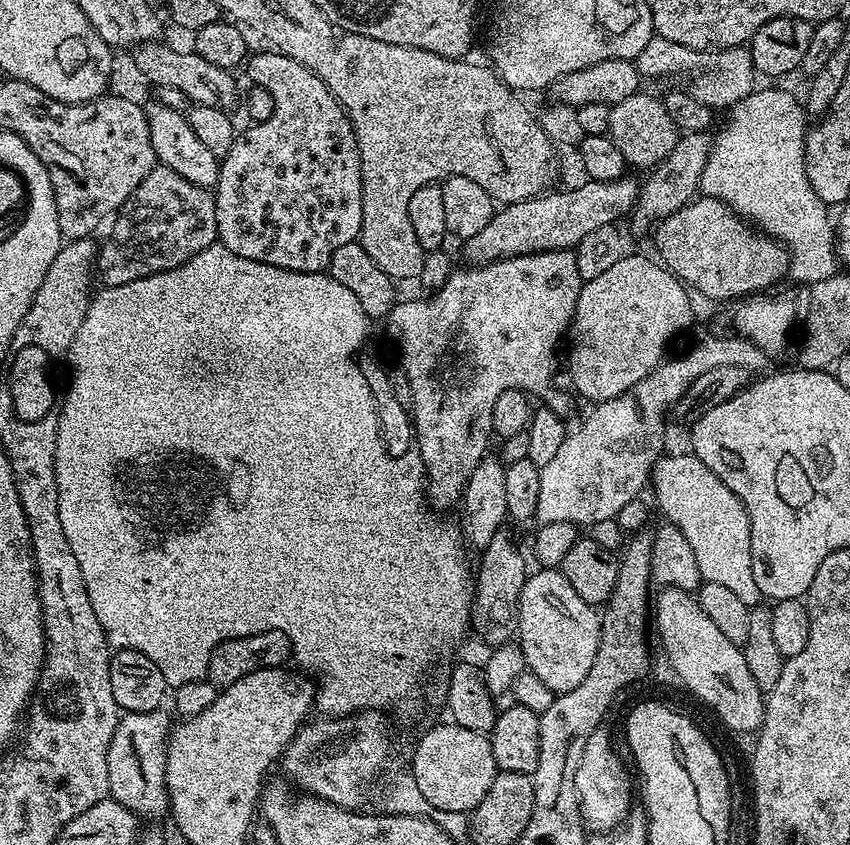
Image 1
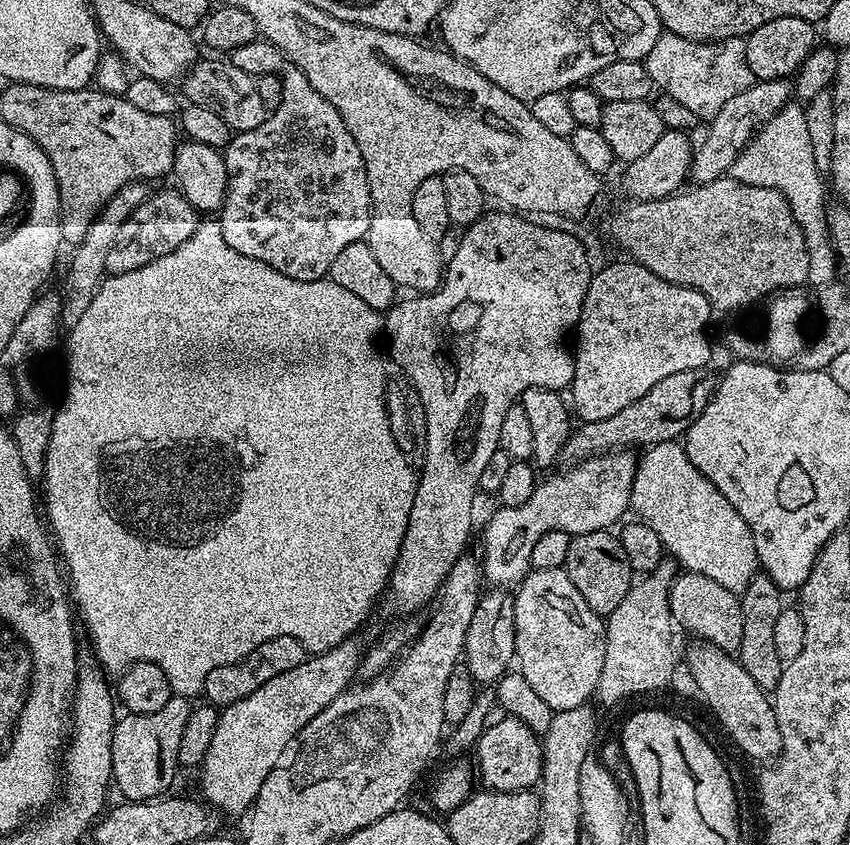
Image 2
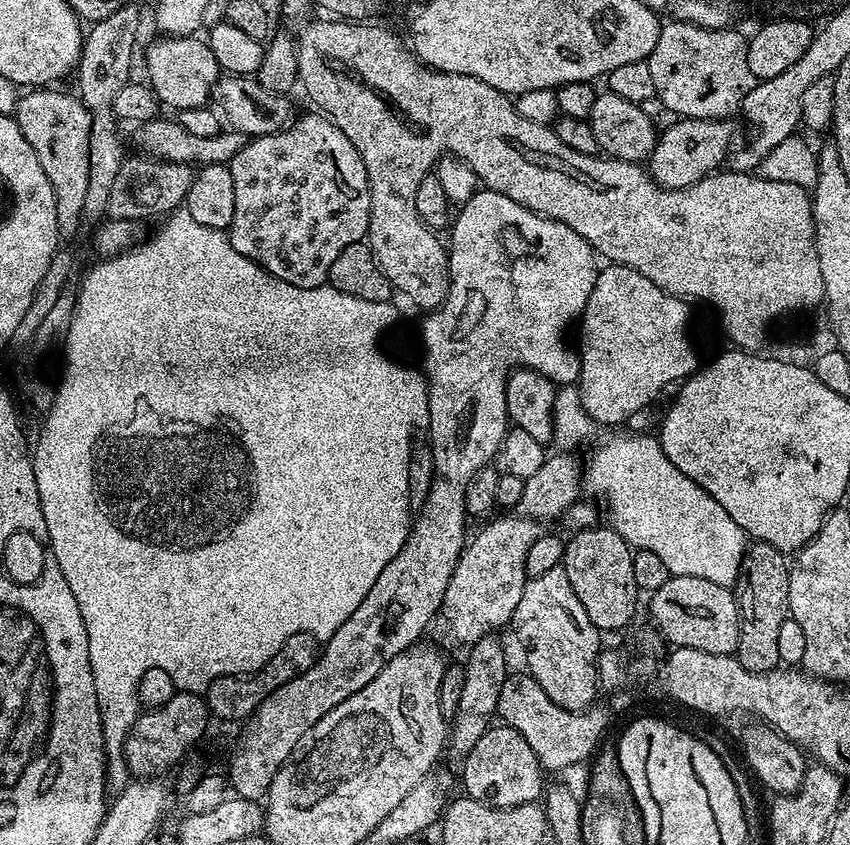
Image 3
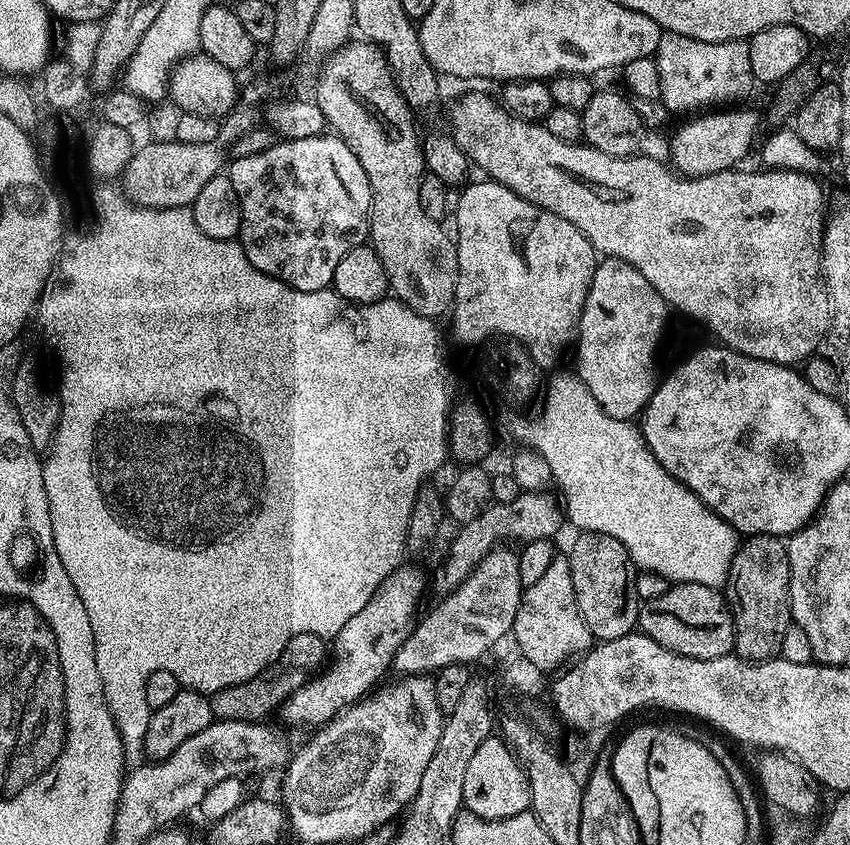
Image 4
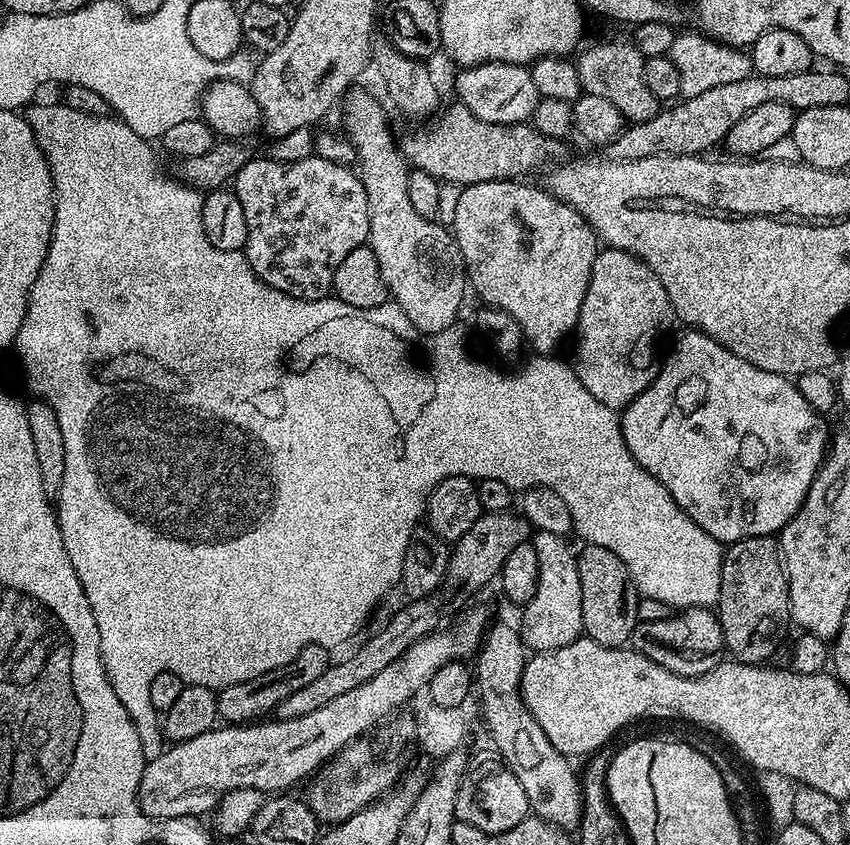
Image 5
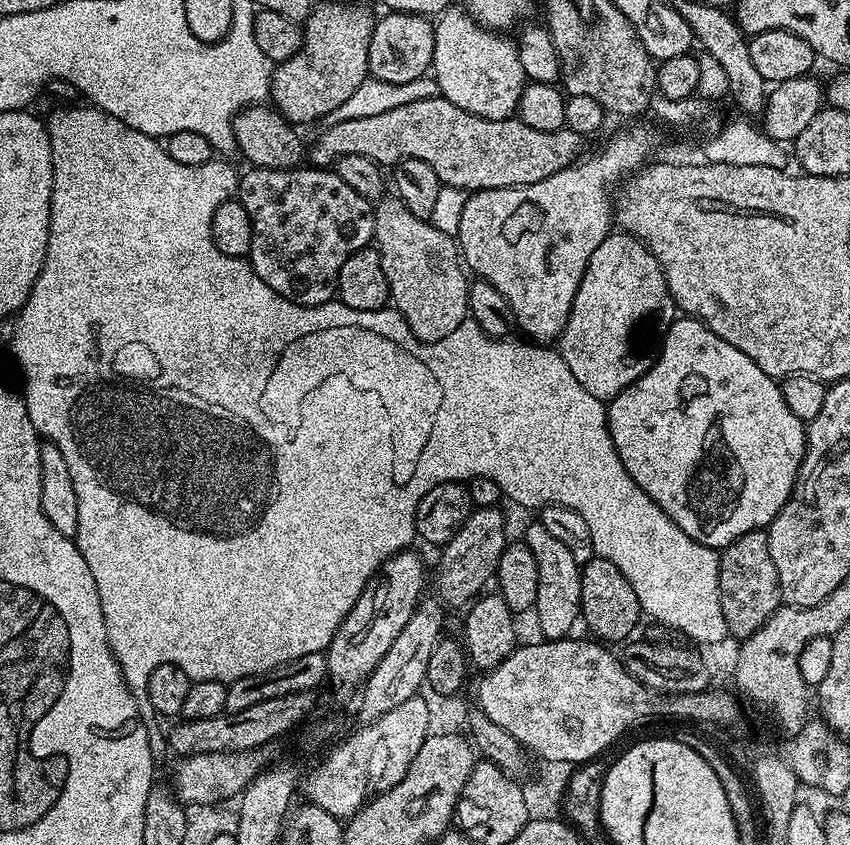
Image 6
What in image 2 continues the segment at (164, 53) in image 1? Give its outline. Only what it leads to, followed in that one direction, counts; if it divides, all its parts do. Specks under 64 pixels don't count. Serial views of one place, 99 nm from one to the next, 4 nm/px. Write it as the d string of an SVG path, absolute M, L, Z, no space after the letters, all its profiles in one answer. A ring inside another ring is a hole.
M212 58L216 60L197 59L196 63L188 69L183 77L183 99L190 104L206 106L206 110L214 110L232 127L233 133L254 130L262 126L266 119L266 109L262 98L258 95L256 77L246 74L246 70L238 70L227 59Z

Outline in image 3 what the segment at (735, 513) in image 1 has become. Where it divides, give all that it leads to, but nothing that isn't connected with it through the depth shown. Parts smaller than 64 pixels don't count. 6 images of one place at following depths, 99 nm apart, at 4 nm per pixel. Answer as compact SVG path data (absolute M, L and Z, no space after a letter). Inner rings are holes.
M616 436L608 440L586 464L582 476L583 483L596 496L608 503L611 527L633 549L650 550L662 558L662 566L673 576L686 576L697 582L714 582L717 589L732 588L736 583L744 551L750 540L740 529L738 522L722 510L722 506L698 482L686 478L662 450L659 439L652 436Z

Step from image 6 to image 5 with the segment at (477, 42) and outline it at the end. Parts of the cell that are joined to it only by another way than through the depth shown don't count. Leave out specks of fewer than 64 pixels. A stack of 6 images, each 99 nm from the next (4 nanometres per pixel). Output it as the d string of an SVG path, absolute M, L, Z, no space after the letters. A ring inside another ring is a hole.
M475 64L473 68L464 68L456 76L456 92L462 103L482 122L491 124L523 124L531 121L534 106L541 96L534 90L534 78L523 64Z

